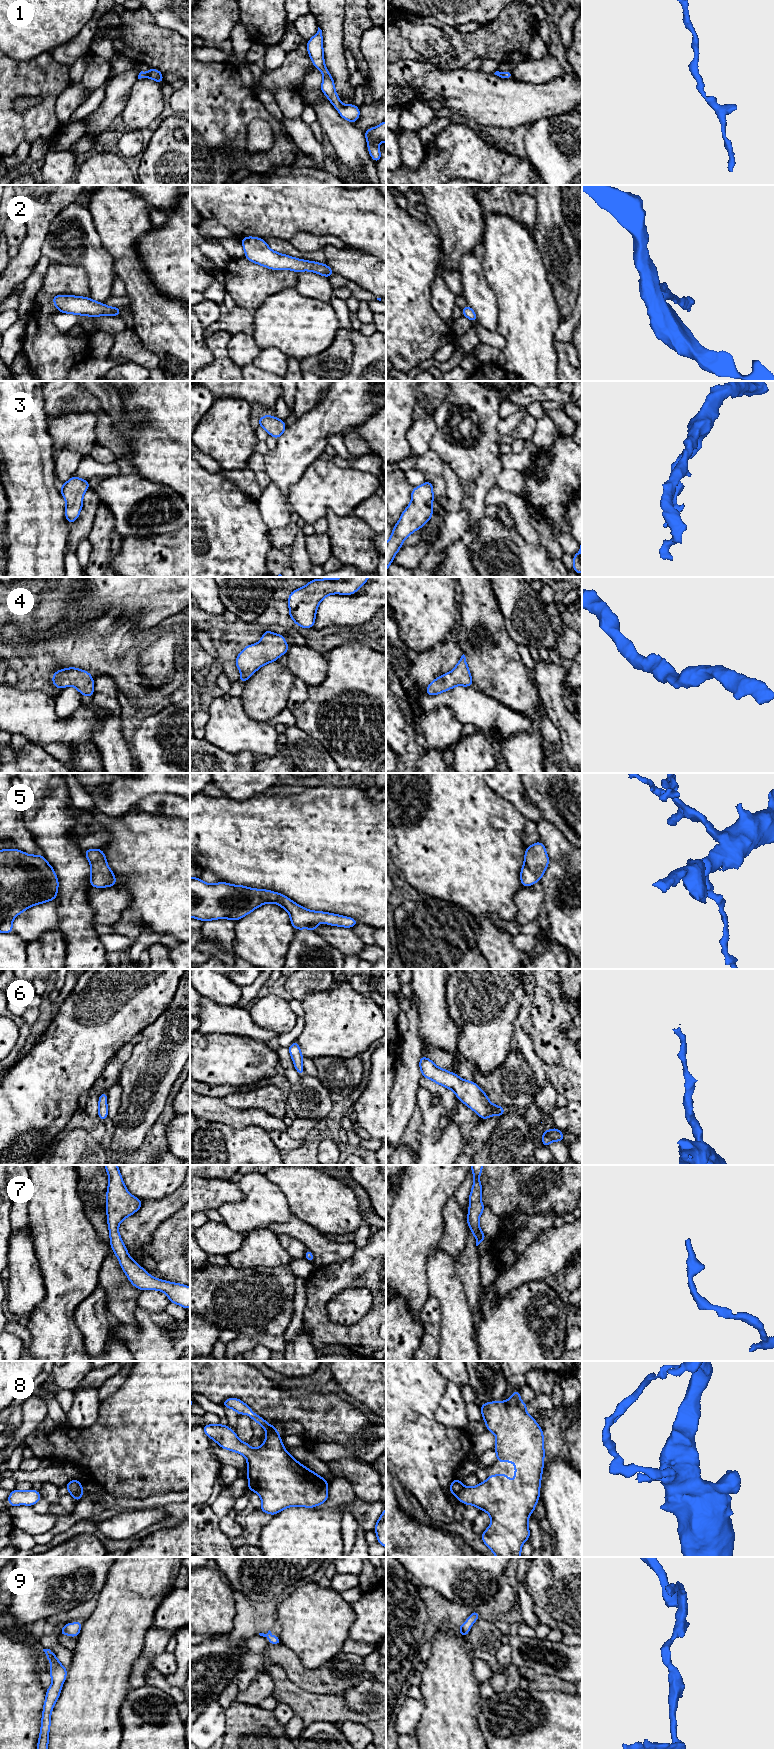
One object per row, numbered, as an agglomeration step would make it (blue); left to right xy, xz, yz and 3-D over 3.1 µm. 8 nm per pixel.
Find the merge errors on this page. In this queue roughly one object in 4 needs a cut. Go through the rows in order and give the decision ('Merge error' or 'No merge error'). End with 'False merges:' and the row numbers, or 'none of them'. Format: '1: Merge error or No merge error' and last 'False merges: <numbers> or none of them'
1: No merge error
2: No merge error
3: No merge error
4: No merge error
5: No merge error
6: No merge error
7: No merge error
8: Merge error
9: No merge error
False merges: 8

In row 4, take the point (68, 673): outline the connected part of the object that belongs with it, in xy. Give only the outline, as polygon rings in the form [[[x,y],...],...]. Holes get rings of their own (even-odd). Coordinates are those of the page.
[[[76,667],[57,670],[52,676],[52,683],[58,689],[64,689],[67,686],[75,687],[82,696],[92,698],[94,694],[93,676]]]

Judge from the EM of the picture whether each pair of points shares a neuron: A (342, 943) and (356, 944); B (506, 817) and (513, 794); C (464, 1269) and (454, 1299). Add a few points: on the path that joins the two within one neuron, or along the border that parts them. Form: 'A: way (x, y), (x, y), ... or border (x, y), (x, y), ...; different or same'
A: way (345, 943), (353, 944); same
B: border (491, 789), (505, 798), (526, 819); different
C: border (453, 1261), (453, 1266), (468, 1301); different

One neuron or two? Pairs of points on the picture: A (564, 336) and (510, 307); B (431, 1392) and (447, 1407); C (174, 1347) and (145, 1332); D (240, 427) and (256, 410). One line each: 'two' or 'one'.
A: two
B: two
C: one
D: two

